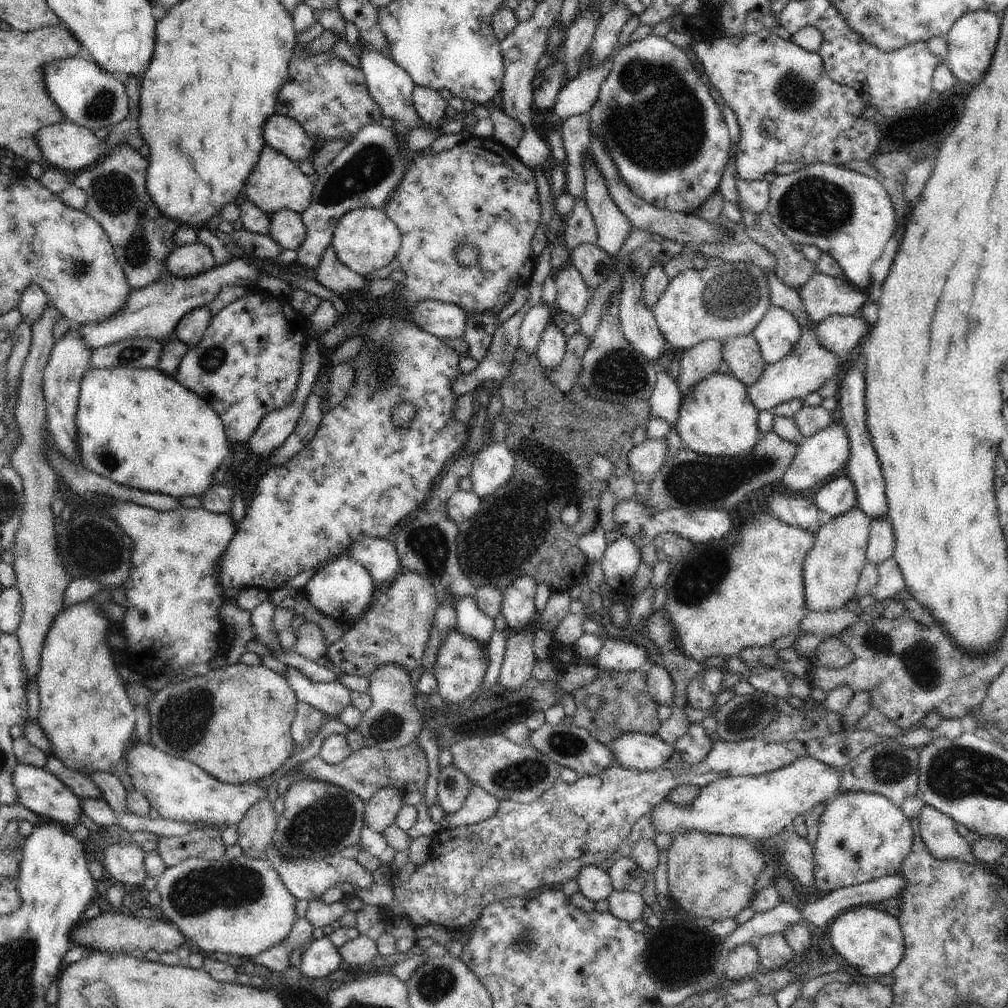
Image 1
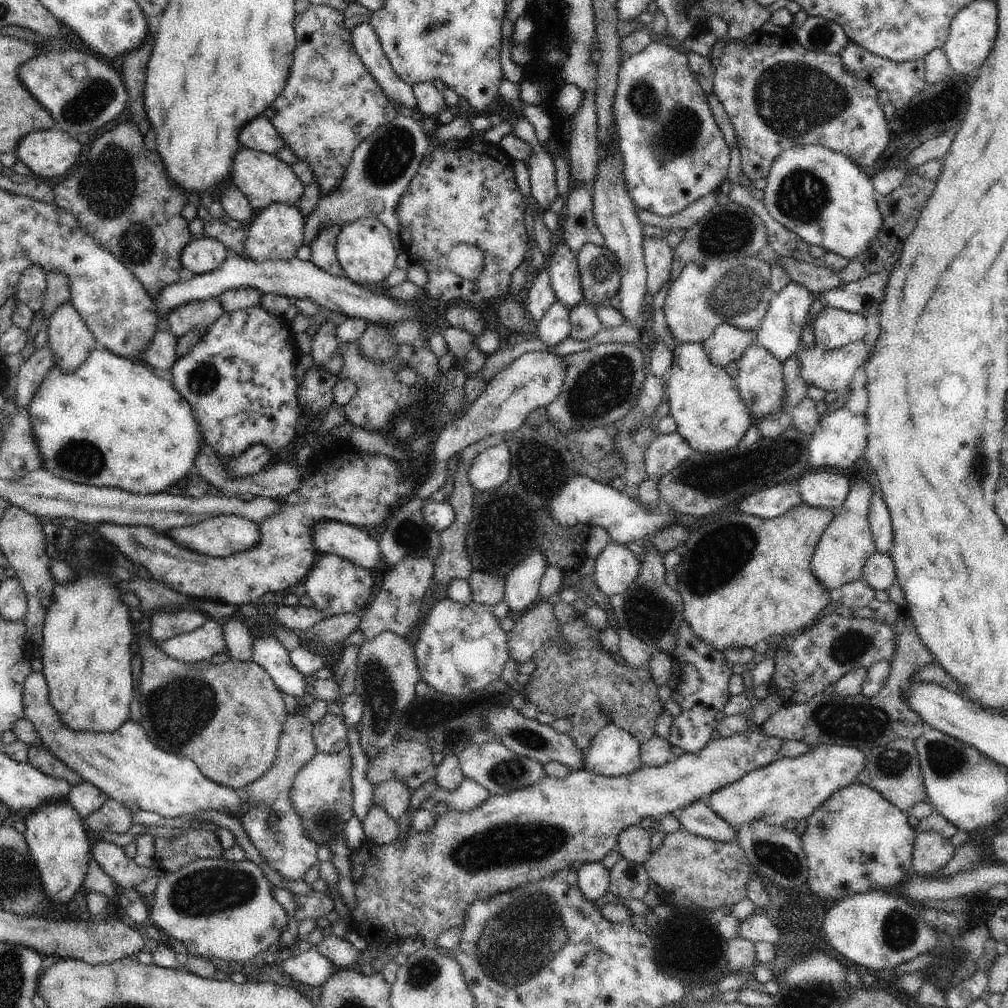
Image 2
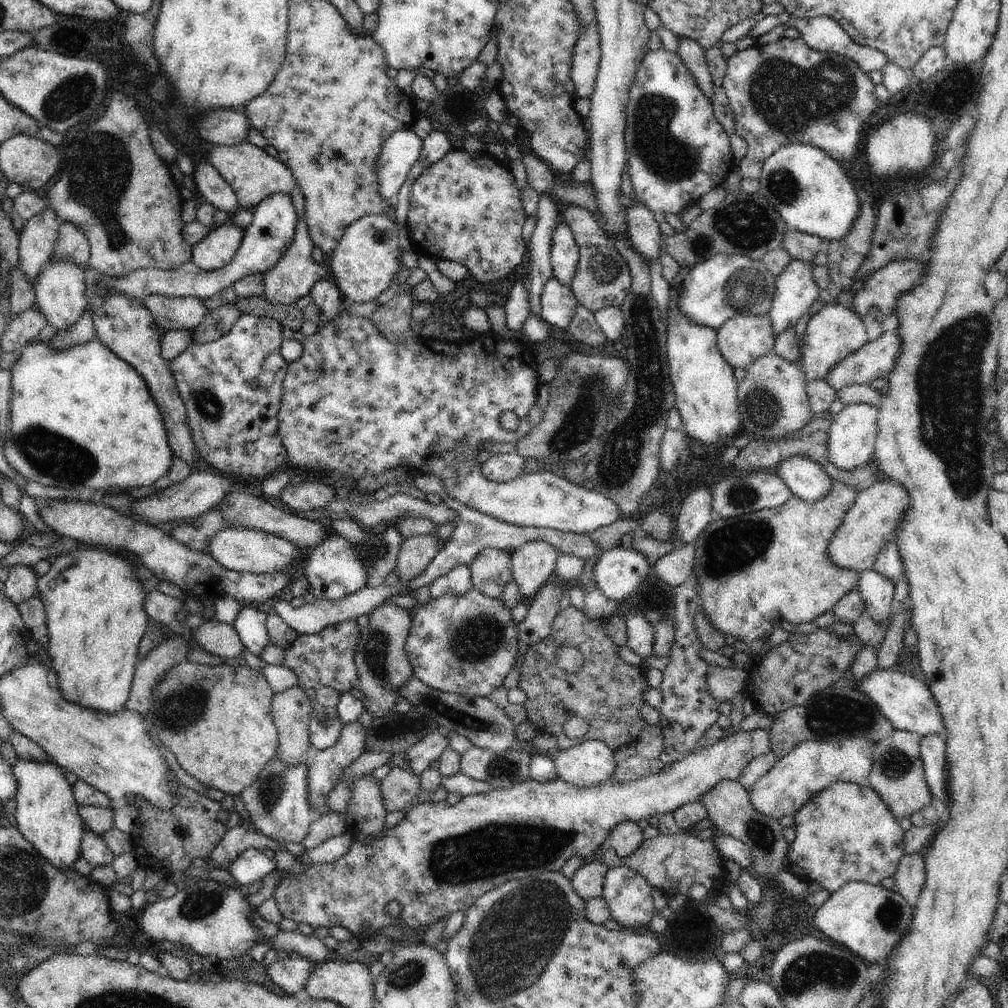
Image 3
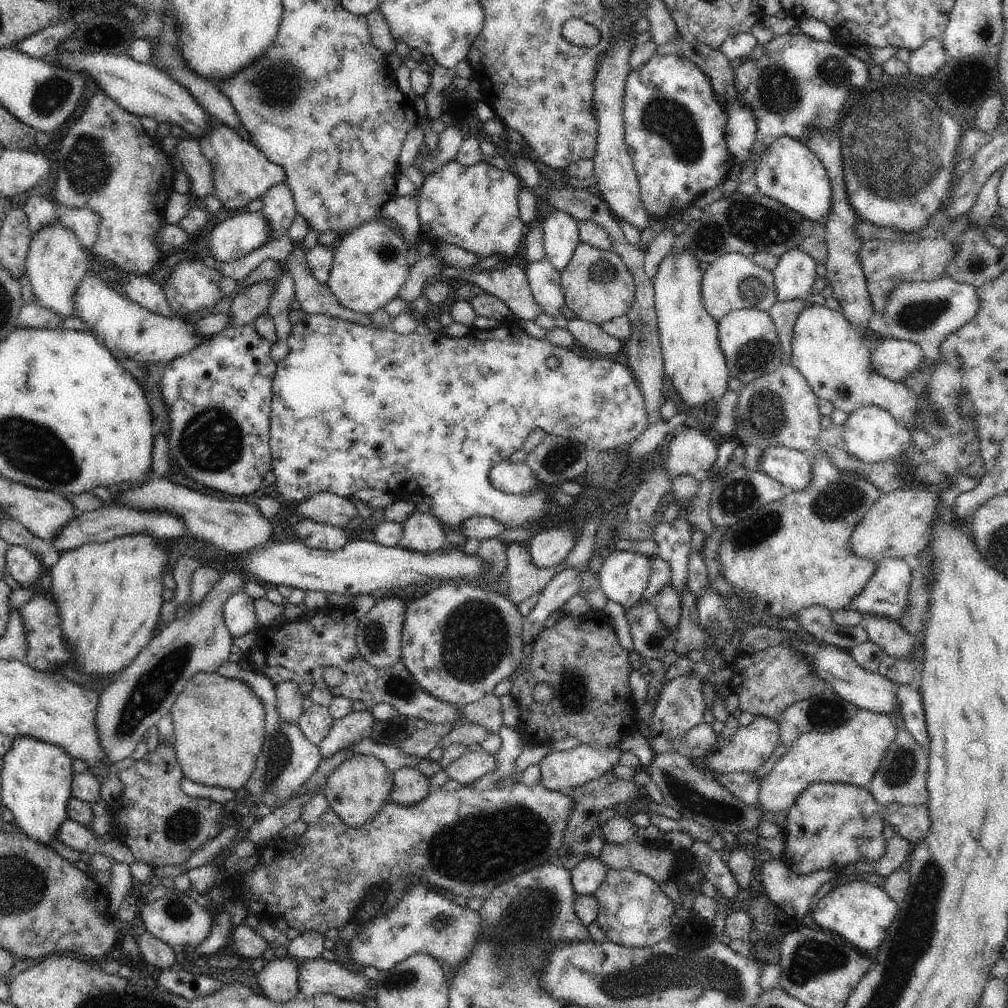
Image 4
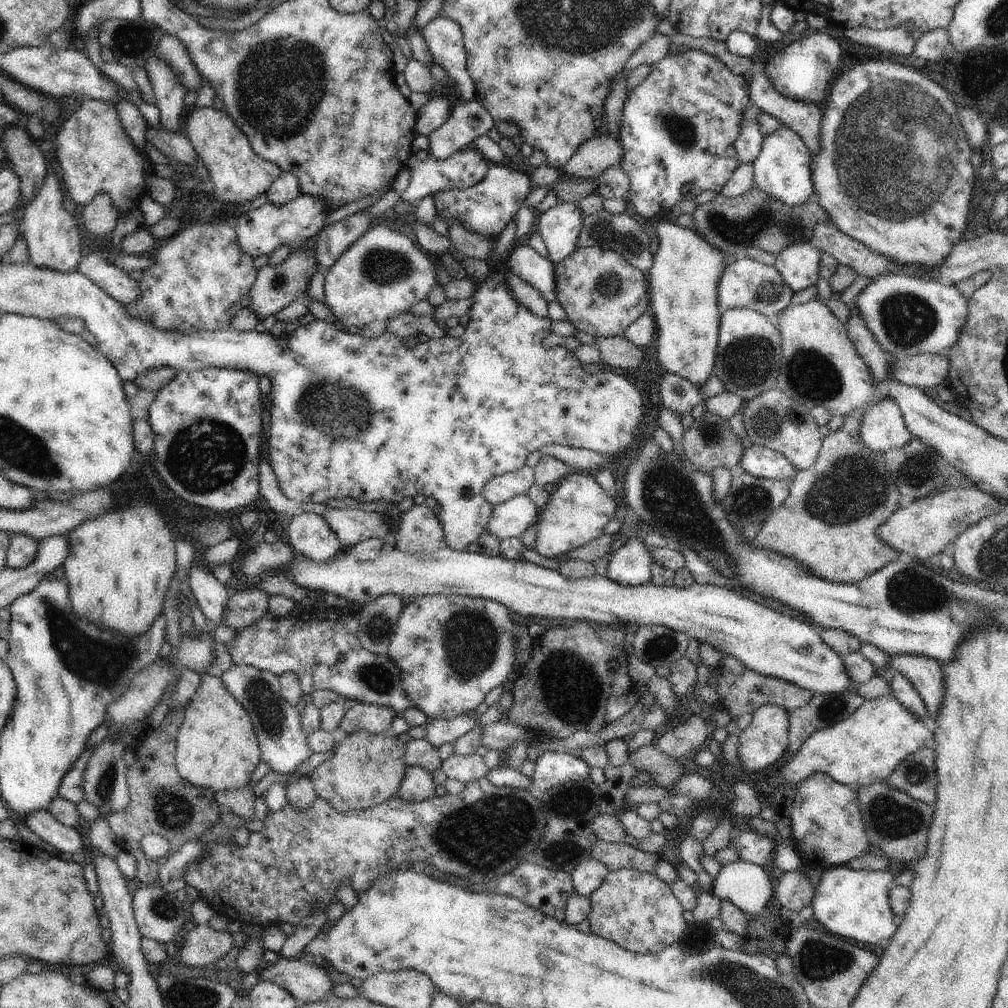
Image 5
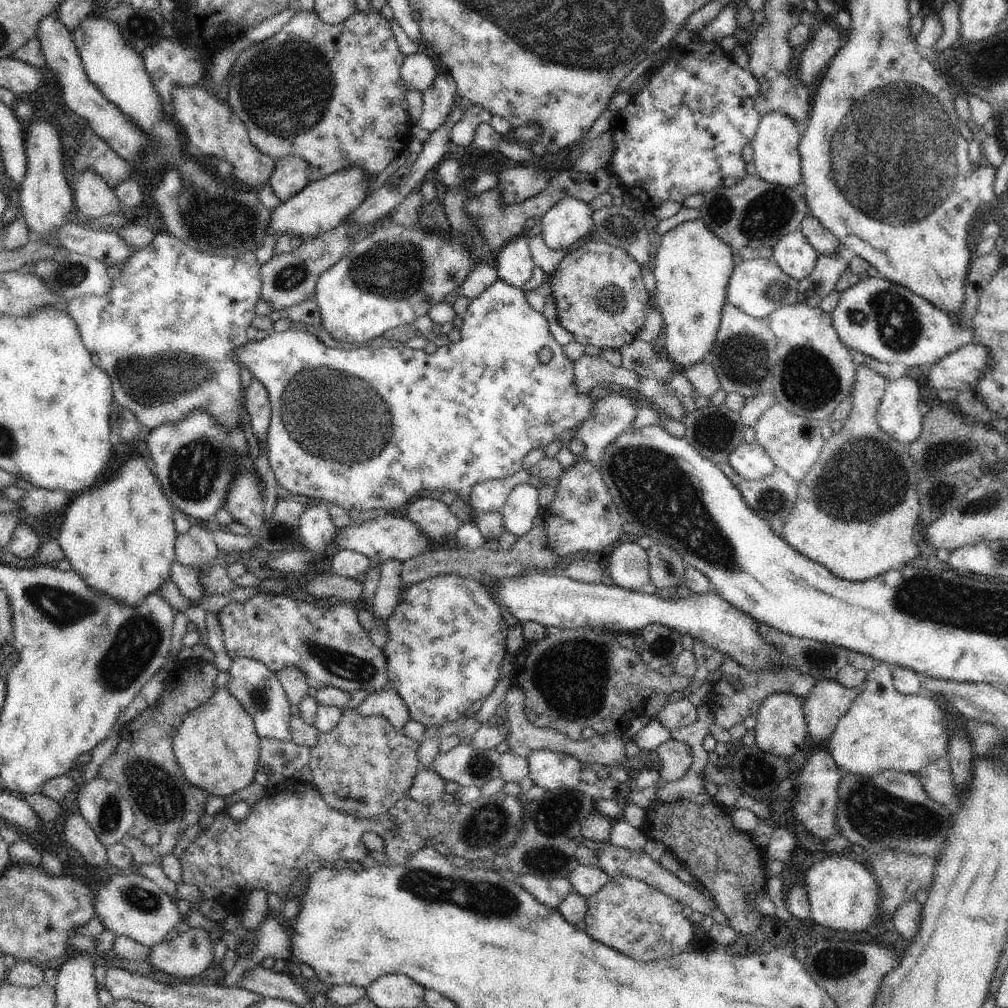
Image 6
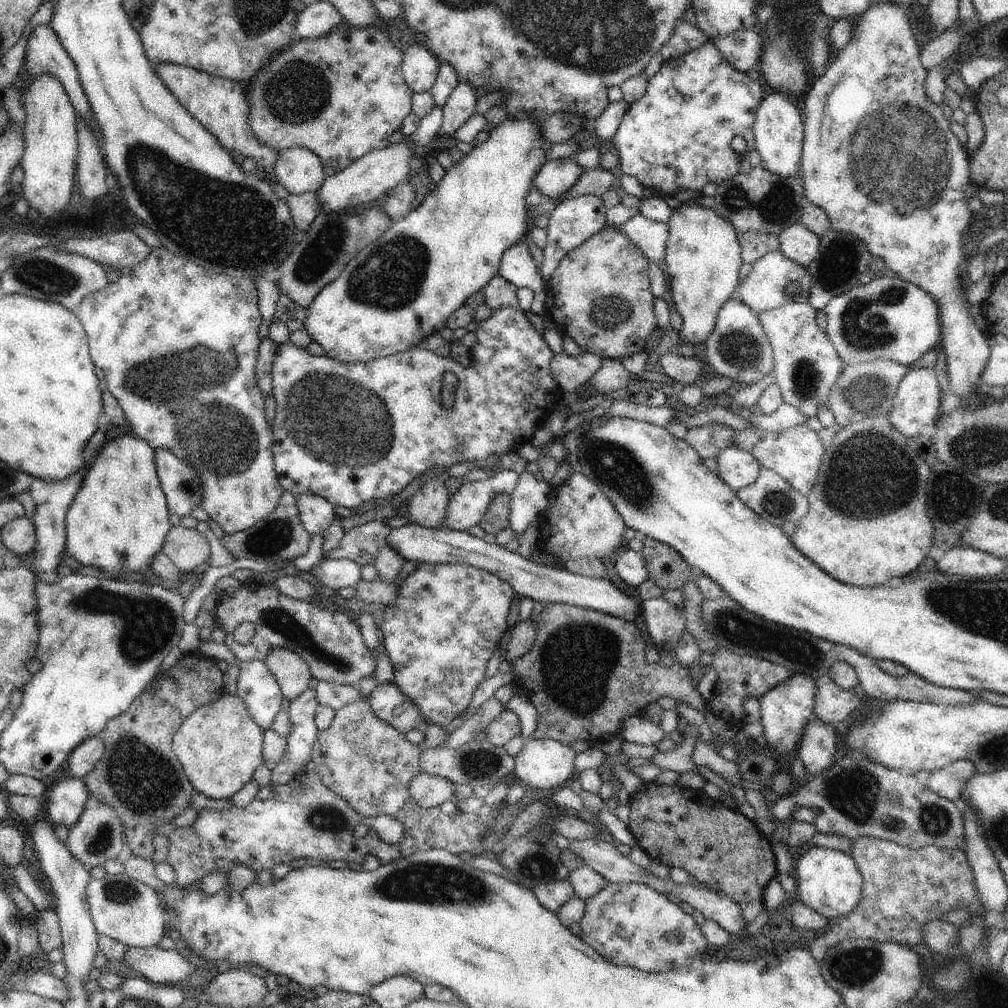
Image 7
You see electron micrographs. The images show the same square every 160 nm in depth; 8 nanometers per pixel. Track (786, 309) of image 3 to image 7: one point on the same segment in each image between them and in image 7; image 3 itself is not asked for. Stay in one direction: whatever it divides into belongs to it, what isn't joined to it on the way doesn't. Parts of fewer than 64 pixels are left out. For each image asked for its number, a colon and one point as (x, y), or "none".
4: (795, 274)
5: (798, 264)
6: (794, 255)
7: (798, 243)

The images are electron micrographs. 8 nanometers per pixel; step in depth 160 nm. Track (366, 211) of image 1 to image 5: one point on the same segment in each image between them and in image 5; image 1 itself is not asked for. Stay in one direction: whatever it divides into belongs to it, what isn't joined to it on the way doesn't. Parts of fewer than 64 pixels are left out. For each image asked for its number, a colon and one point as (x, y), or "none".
2: (365, 249)
3: (367, 257)
4: (369, 269)
5: (383, 274)

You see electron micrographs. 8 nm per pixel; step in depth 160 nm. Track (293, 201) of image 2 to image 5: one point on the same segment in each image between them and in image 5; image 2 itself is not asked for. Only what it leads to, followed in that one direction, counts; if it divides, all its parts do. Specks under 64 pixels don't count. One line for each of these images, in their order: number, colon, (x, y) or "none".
3: (253, 174)
4: (241, 173)
5: (238, 175)

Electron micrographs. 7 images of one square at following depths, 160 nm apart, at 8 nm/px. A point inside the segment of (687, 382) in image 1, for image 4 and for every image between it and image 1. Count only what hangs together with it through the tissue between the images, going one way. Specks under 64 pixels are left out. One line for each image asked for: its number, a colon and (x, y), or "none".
2: (727, 343)
3: (741, 339)
4: (748, 337)

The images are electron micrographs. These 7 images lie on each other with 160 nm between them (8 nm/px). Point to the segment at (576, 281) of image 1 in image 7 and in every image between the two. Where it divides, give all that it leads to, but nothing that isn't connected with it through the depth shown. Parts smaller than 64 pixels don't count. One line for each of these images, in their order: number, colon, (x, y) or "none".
2: (564, 271)
3: (564, 251)
4: (560, 231)
5: (560, 227)
6: (563, 225)
7: (574, 220)

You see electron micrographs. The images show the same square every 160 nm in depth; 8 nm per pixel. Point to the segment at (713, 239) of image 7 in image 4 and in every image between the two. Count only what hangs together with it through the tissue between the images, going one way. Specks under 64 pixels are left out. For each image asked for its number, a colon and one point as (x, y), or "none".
4: (694, 361)
5: (681, 284)
6: (692, 267)

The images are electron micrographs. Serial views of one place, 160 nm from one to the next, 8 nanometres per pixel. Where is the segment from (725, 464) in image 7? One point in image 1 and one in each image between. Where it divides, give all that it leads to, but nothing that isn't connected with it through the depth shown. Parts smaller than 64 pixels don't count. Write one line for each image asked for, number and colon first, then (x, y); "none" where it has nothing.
1: (838, 496)
2: (824, 490)
3: (807, 479)
4: (793, 468)
5: (763, 462)
6: (751, 461)

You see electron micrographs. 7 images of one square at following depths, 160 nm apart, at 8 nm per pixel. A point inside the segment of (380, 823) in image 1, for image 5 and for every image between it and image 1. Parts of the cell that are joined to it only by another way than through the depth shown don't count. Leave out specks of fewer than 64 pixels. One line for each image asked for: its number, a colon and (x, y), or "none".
2: (393, 795)
3: (399, 788)
4: (410, 786)
5: (417, 786)

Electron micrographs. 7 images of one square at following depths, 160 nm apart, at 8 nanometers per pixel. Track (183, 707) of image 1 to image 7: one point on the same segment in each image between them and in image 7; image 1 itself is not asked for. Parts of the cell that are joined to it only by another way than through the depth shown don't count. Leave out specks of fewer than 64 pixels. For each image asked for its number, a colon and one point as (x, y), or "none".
2: (227, 718)
3: (217, 720)
4: (219, 723)
5: (217, 748)
6: (217, 747)
7: (220, 746)

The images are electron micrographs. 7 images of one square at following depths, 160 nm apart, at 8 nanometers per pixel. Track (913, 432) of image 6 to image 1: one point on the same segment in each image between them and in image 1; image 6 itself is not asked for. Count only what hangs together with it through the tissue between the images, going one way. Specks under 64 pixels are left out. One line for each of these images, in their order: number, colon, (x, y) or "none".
1: (828, 450)
2: (839, 440)
3: (851, 438)
4: (871, 434)
5: (882, 429)

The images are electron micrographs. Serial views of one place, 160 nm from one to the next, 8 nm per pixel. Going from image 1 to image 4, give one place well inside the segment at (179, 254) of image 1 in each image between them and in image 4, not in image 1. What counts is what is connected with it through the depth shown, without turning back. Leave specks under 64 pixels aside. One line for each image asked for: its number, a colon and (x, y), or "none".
2: (204, 255)
3: (217, 249)
4: (236, 237)

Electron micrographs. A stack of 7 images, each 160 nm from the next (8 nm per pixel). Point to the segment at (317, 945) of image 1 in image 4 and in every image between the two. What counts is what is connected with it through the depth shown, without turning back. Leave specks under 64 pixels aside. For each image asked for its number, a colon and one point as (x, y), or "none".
2: (309, 967)
3: (291, 975)
4: (279, 979)

